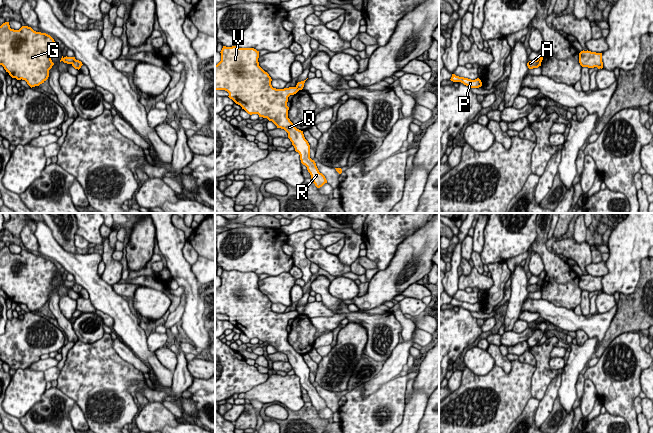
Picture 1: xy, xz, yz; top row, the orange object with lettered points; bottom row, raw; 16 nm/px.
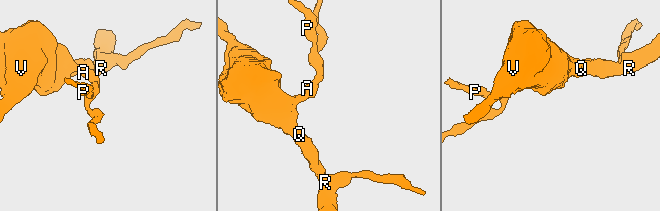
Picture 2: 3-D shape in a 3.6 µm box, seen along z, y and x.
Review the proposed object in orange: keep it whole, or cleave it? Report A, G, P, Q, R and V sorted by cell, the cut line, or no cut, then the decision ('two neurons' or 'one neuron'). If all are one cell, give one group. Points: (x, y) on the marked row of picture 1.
A P / G Q R V | xy (75, 59), (71, 63) | two neurons

